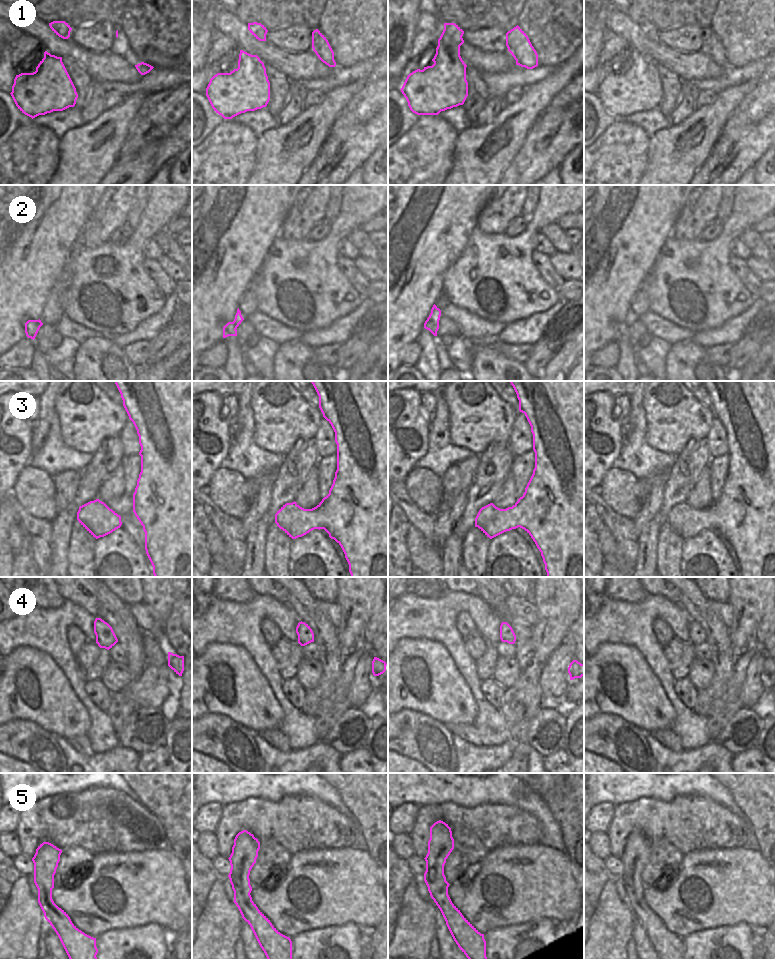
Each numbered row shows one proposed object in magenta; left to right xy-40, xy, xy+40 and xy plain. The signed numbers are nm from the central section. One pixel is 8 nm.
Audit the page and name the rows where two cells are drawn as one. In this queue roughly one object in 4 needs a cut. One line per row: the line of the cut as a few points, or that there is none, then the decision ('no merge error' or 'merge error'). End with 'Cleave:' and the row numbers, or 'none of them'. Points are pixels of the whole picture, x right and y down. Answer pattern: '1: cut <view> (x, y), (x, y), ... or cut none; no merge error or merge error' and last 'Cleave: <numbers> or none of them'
1: cut none; no merge error
2: cut none; no merge error
3: cut none; no merge error
4: cut none; no merge error
5: cut none; no merge error
Cleave: none of them

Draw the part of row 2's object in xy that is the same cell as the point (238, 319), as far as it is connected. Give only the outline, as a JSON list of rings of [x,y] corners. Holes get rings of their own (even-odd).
[[[238,308],[234,321],[233,322],[228,322],[223,327],[223,338],[226,338],[228,336],[237,336],[237,330],[236,329],[241,324],[241,322],[243,320],[244,320],[244,318],[242,317],[241,311]]]

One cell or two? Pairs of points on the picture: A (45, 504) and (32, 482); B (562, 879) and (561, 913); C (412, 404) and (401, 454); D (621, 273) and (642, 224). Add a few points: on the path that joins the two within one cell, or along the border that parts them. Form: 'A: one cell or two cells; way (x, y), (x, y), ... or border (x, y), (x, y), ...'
A: one cell; way (40, 499), (35, 493), (34, 487)
B: one cell; way (561, 887), (561, 905)
C: one cell; way (410, 416), (410, 429), (399, 442)
D: one cell; way (621, 261), (621, 256), (629, 248), (630, 236)

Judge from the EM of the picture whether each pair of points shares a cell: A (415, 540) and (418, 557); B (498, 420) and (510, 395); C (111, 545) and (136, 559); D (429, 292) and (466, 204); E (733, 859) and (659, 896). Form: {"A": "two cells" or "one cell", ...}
{"A": "one cell", "B": "two cells", "C": "one cell", "D": "one cell", "E": "one cell"}

